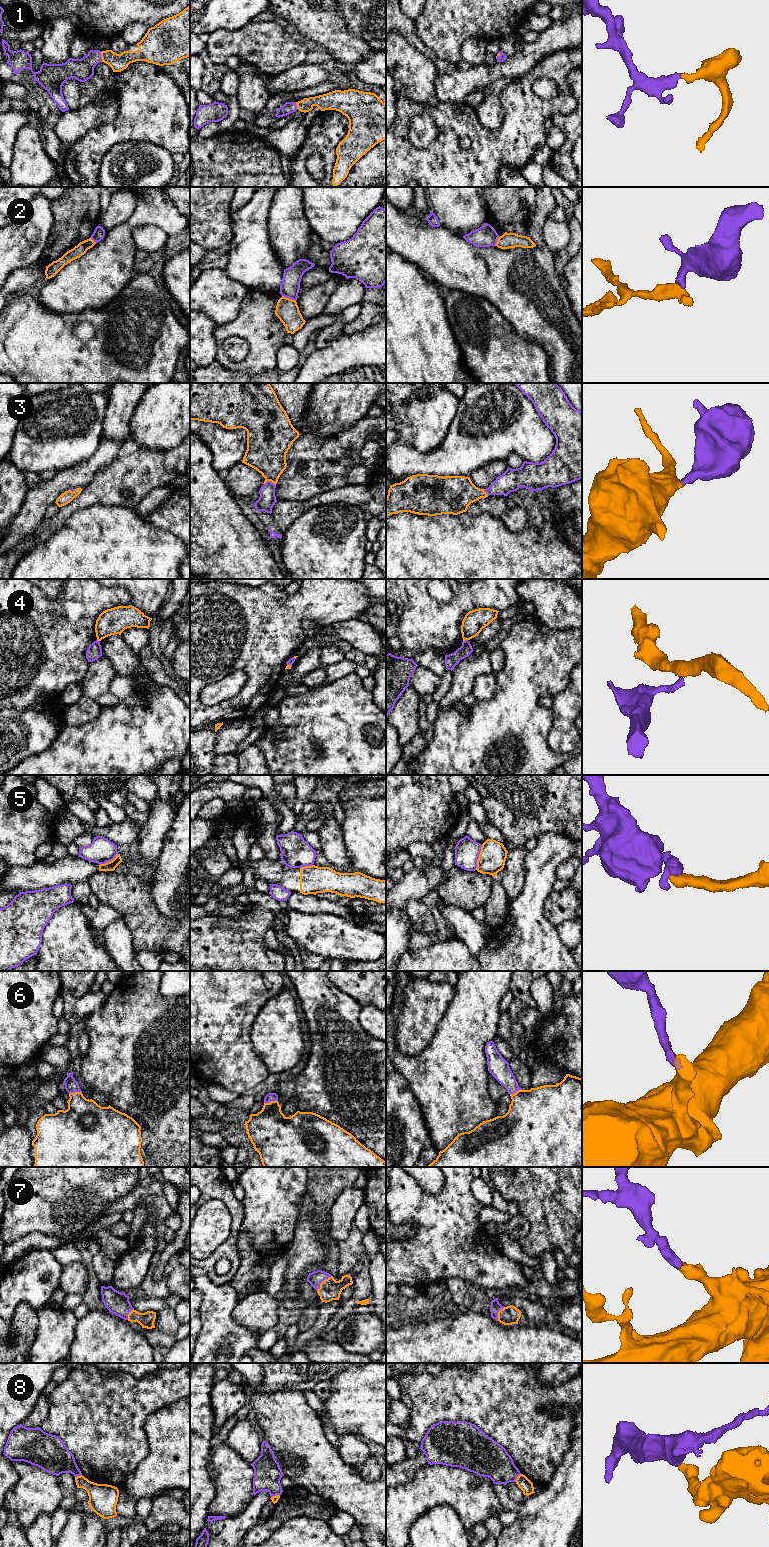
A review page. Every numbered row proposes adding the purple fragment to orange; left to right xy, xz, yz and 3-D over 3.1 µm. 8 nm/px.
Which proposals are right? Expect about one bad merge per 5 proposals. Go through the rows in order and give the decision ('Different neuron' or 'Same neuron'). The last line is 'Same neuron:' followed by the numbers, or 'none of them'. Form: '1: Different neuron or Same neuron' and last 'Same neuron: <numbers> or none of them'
1: Same neuron
2: Different neuron
3: Same neuron
4: Different neuron
5: Different neuron
6: Same neuron
7: Same neuron
8: Different neuron
Same neuron: 1, 3, 6, 7

